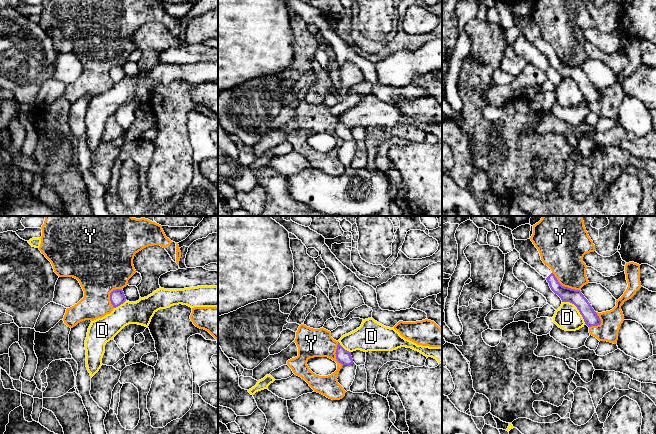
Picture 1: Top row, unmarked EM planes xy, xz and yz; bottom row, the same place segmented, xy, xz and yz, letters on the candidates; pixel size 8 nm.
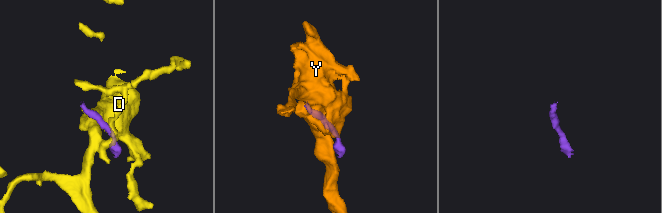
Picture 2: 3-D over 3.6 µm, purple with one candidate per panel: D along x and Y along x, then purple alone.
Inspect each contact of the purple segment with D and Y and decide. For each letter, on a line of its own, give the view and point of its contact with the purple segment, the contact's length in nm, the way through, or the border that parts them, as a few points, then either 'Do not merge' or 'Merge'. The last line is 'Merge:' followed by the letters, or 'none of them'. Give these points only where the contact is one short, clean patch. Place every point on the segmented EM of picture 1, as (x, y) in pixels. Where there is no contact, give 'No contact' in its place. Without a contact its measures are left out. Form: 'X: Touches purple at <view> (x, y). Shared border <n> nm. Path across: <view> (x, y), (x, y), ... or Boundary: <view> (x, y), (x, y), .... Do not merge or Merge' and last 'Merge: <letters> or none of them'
D: Touches purple at yz (577, 308). Shared border 260 nm. Boundary: yz (562, 301), (572, 303), (585, 323). Do not merge
Y: Touches purple at yz (563, 286). Shared border 260 nm. Do not merge
Merge: none of them

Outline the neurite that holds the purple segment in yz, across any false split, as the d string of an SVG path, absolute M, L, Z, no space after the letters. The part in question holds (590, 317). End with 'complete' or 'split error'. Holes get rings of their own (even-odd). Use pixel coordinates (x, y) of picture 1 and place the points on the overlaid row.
M514 237L513 239L515 249L520 253L520 259L534 268L547 280L551 290L561 298L562 302L574 304L588 327L601 324L599 316L580 290L564 287L558 282L551 269L541 260L540 253L531 239L516 240Z; split error

